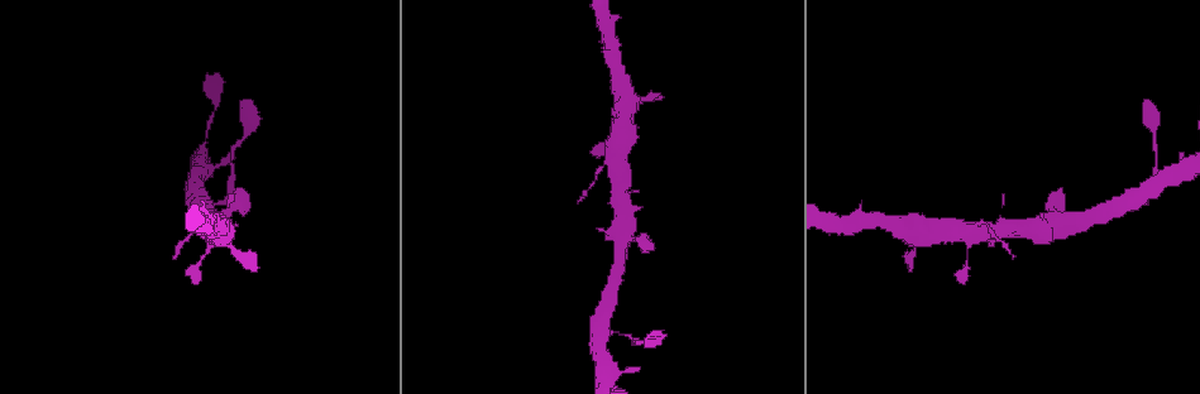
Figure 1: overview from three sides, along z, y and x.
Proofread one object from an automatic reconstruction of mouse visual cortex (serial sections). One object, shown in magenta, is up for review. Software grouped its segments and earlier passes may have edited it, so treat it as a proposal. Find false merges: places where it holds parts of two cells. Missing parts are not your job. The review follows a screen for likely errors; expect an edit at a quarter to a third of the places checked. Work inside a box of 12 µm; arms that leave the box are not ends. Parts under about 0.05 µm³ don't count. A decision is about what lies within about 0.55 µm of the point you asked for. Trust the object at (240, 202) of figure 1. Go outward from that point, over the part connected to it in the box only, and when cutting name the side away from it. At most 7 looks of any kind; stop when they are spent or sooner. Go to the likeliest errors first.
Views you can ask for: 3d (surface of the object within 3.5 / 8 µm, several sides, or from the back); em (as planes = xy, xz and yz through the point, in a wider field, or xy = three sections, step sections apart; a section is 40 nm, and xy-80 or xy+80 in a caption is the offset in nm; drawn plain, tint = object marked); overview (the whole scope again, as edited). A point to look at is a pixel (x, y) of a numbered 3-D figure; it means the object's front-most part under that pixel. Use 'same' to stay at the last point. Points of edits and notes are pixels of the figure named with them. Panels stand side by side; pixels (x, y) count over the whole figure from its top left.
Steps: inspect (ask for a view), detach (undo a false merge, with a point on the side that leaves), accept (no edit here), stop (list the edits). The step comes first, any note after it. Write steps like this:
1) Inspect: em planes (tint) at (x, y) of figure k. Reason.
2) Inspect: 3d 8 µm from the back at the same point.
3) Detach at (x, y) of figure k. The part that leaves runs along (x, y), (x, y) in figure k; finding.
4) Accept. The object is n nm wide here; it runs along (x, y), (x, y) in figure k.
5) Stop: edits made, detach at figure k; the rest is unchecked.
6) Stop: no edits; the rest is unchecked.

Inspect: 3d 3.5 µm at (611, 230) of figure 1. Sharp bend.

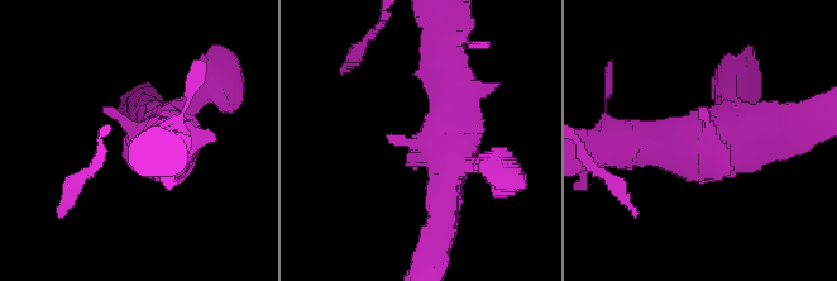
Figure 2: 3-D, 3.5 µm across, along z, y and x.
Inspect: em xy step 3 (tint) at (424, 147) of figure 2.

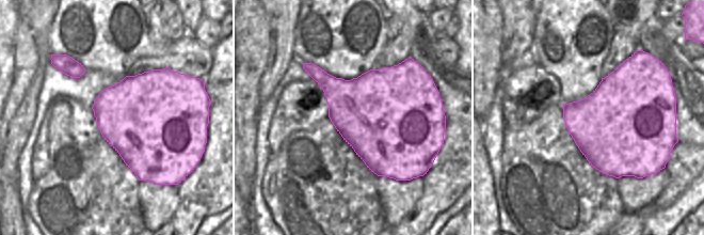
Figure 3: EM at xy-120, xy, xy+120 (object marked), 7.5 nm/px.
Accept. The object is 700 nm wide here; it runs along (481, 165), (387, 136) in figure 2; all the same cell.

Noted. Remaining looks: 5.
Inspect: 3d 8 µm from the back at (610, 332) of figure 1. Three arms meet.

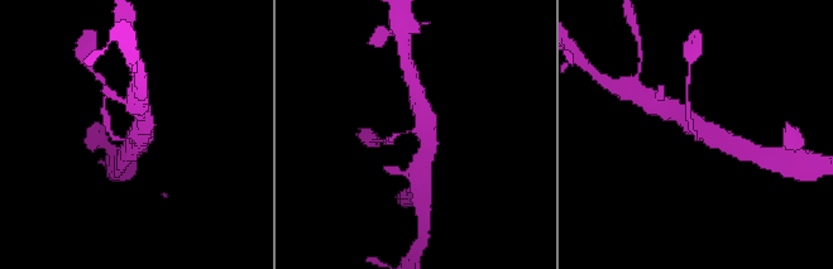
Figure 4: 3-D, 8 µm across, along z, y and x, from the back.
Inspect: 3d 3.5 µm at (419, 128) of figure 4. Zoom in.

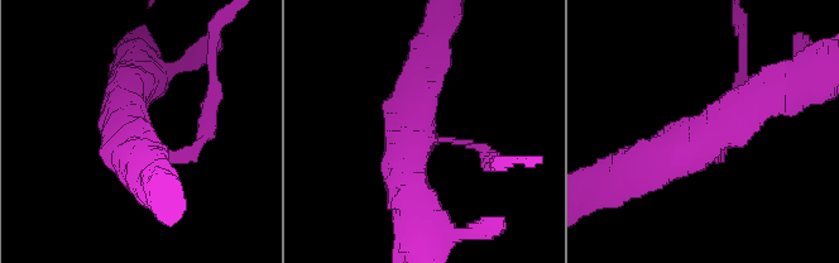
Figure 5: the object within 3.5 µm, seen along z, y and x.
Inspect: em planes (tint) at (427, 135) of figure 5. 3 arms meet here; the arms are 100, 500, 500 nm wide; need the tissue.

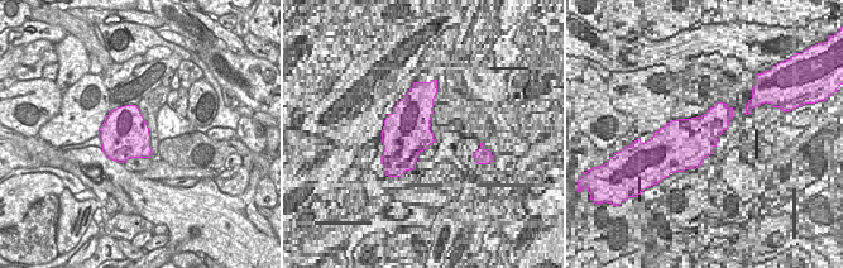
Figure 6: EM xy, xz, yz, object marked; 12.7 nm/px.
Accept. It runs along (636, 167), (675, 158), (775, 89) in figure 5; continuous, no second cell.

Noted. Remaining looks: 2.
Inspect: em xy step 1 (tint) at (972, 241) of figure 1. Abrupt turn.

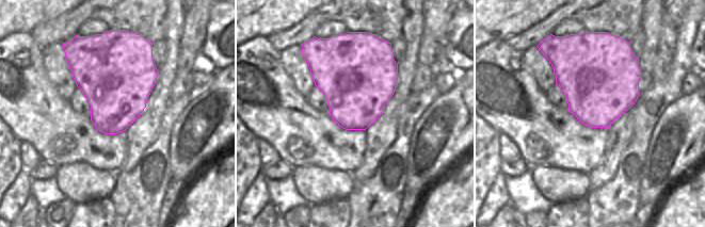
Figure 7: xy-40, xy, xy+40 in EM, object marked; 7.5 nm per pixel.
Inspect: 3d 3.5 µm at the same point. See where the arms go.

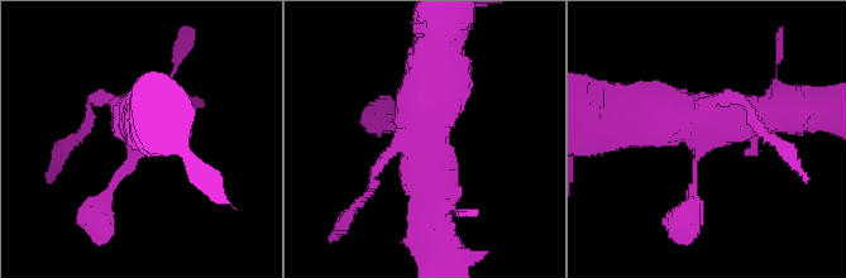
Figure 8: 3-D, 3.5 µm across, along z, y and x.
Accept. It runs along (793, 110), (758, 118), (625, 114) in figure 8; continuous, no second cell.

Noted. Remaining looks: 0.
Stop: no edits; the rest is unchecked.

